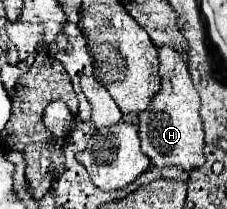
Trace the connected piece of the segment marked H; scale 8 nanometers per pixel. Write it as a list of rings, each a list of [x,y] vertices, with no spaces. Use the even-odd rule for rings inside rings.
[[[159,47],[159,77],[161,91],[153,103],[139,115],[139,139],[143,153],[151,159],[153,167],[181,167],[183,171],[197,169],[205,163],[203,121],[199,115],[201,99],[187,71],[181,55],[169,47]]]

